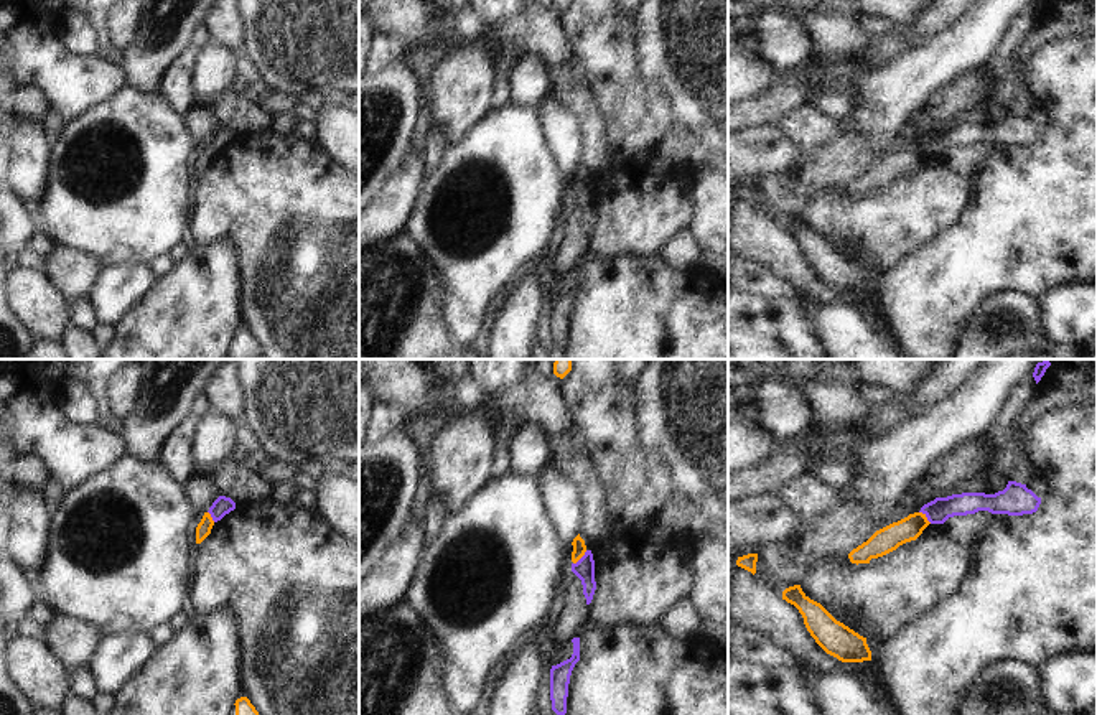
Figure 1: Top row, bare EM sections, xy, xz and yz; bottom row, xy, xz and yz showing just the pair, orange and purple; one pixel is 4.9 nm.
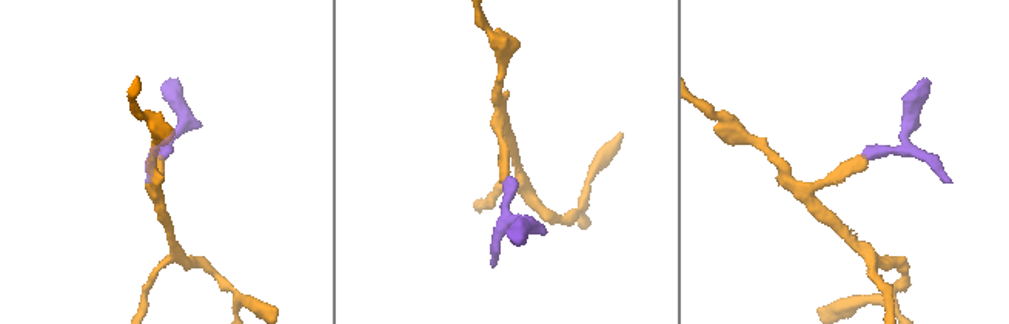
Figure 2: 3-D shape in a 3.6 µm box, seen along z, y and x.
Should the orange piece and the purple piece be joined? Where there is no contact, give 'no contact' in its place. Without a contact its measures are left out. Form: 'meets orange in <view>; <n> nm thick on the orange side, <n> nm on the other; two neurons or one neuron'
meets orange in xz; 60 nm thick on the orange side, 100 nm on the other; one neuron

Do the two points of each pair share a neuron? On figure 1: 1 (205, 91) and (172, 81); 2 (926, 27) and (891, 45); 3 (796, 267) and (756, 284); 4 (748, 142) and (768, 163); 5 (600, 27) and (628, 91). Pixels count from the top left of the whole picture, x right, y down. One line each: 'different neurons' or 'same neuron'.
1: different neurons
2: same neuron
3: different neurons
4: same neuron
5: same neuron

